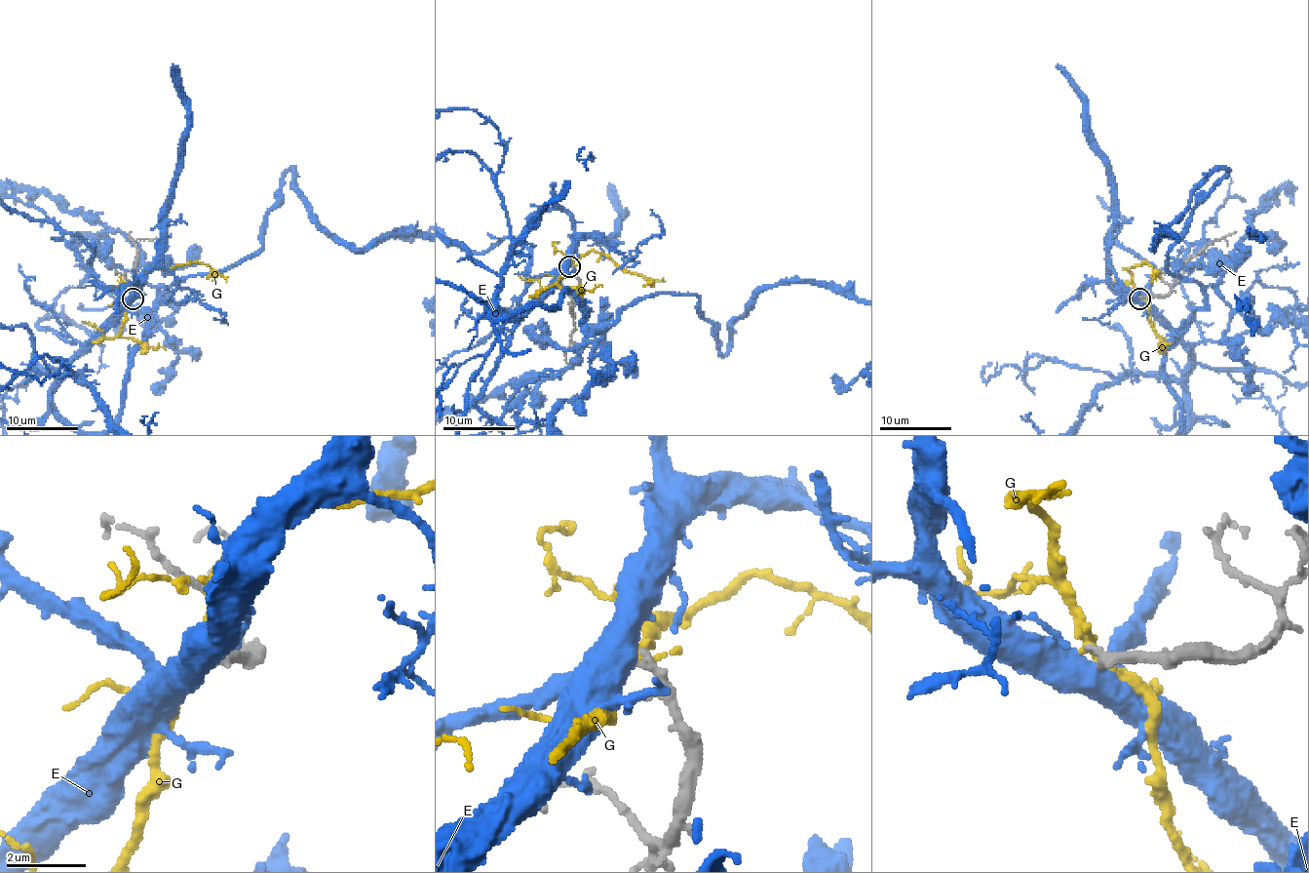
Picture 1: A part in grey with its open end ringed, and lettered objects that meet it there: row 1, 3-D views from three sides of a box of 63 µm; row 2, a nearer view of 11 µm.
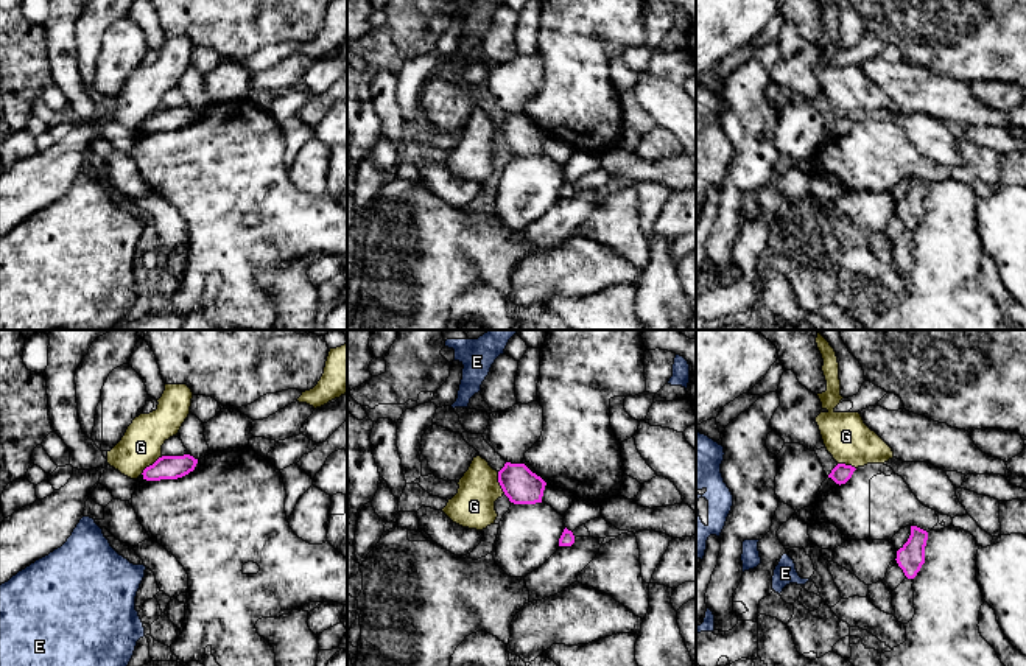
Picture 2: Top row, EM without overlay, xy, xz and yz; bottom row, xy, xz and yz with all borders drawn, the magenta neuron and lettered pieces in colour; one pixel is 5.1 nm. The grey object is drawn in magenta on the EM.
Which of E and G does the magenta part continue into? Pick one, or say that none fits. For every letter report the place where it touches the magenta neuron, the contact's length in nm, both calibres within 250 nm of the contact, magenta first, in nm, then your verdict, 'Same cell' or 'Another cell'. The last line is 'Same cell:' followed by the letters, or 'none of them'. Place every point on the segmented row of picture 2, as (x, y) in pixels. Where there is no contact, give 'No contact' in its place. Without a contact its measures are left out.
E: No contact. Same cell
G: Touches magenta at xy (153, 464). Shared border 150 nm. Thickness 130 nm (magenta) against 220 nm. Another cell
Same cell: E

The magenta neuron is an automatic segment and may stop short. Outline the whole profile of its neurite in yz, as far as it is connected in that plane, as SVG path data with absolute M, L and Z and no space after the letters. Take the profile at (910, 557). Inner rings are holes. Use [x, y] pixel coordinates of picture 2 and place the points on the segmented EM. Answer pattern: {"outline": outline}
{"outline": "M911 526L911 535L908 542L897 551L895 560L908 579L914 579L925 563L926 540L926 531Z"}

